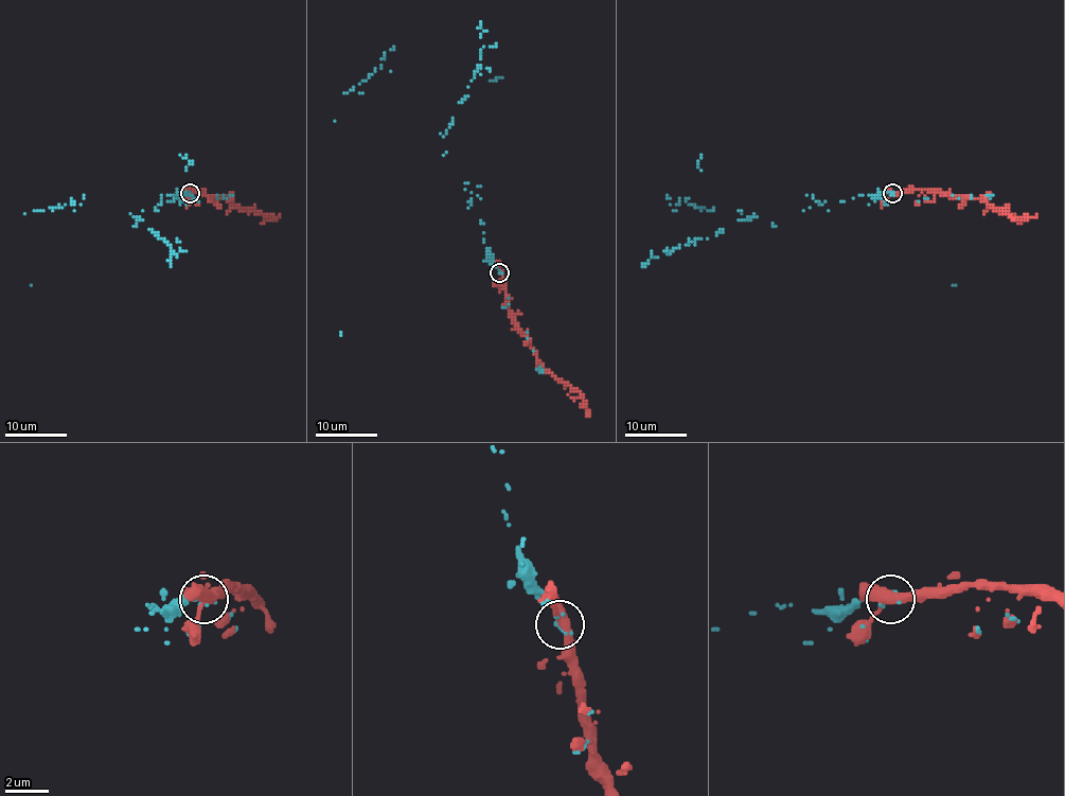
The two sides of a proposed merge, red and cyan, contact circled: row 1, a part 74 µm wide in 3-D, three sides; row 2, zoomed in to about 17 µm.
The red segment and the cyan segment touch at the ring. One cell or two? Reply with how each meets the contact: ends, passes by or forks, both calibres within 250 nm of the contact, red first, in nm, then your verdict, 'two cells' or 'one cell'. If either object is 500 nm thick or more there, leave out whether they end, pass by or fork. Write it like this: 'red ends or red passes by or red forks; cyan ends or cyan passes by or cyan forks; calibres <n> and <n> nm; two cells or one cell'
red forks; cyan ends; calibres 340 and 190 nm; one cell

